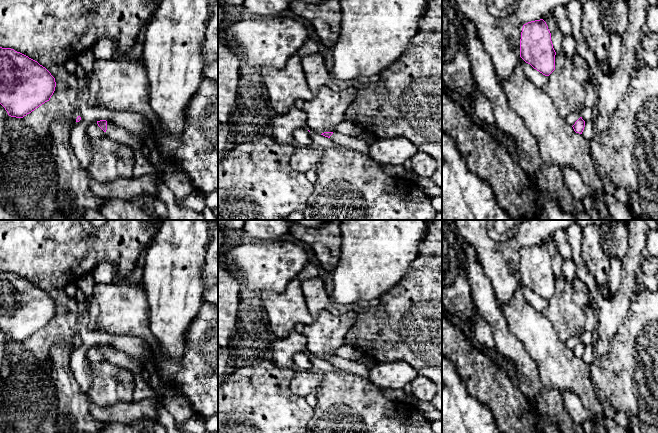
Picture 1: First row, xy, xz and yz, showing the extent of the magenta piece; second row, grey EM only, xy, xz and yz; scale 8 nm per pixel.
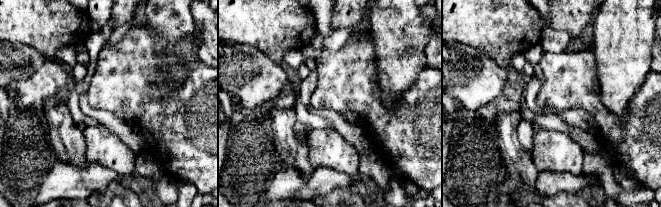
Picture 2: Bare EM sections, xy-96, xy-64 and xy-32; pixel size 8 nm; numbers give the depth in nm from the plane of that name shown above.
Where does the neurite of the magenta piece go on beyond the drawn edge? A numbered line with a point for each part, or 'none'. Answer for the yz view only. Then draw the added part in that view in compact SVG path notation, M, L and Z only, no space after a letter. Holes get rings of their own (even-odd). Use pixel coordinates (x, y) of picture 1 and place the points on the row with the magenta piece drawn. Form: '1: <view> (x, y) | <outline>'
none

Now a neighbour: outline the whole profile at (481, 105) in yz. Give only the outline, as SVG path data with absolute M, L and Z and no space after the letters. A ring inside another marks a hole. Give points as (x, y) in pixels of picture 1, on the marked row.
M477 86L475 87L473 98L470 103L476 116L484 125L492 126L496 124L491 104Z

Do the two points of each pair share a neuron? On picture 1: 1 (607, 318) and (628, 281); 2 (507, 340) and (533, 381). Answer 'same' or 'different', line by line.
1: same
2: same

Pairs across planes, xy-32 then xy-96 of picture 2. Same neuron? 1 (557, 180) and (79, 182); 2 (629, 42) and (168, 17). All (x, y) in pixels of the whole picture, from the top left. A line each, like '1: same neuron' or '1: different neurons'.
1: same neuron
2: same neuron

